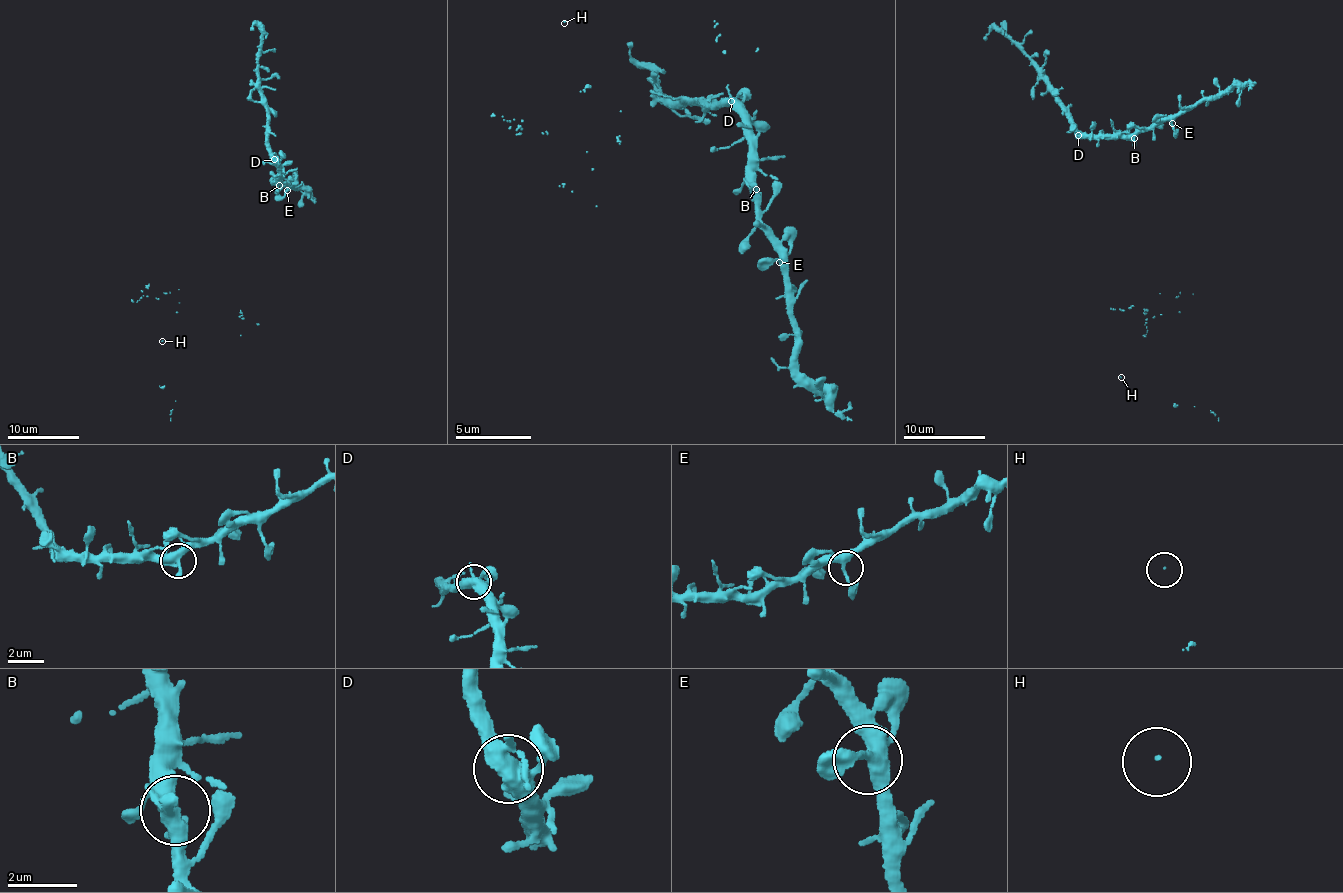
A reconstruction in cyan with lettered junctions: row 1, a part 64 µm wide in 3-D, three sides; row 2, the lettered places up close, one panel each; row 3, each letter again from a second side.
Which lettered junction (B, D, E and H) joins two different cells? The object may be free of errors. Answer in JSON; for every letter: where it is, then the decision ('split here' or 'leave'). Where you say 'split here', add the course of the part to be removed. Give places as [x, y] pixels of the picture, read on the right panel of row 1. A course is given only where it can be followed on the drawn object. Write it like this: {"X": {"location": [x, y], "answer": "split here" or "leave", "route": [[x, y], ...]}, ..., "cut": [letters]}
{"B": {"location": [1134, 138], "answer": "leave"}, "D": {"location": [1078, 135], "answer": "leave"}, "E": {"location": [1172, 123], "answer": "leave"}, "H": {"location": [1121, 377], "answer": "leave"}, "cut": []}

